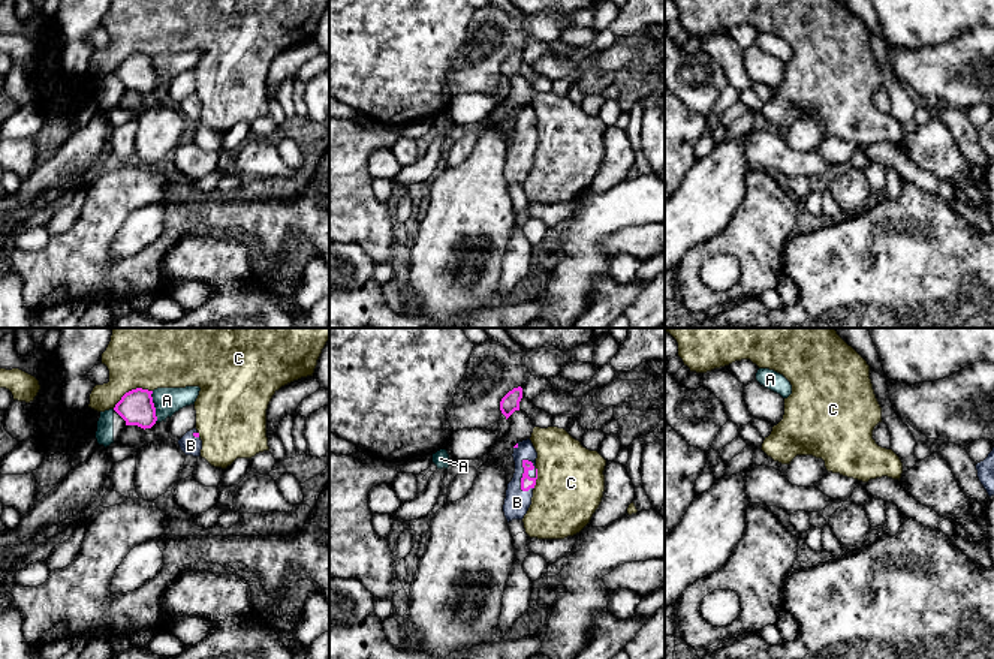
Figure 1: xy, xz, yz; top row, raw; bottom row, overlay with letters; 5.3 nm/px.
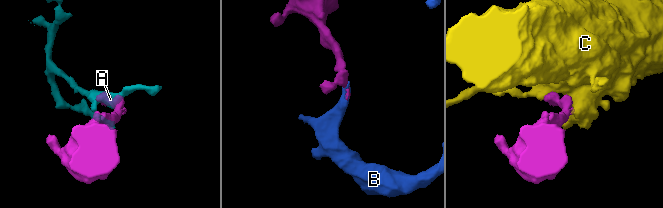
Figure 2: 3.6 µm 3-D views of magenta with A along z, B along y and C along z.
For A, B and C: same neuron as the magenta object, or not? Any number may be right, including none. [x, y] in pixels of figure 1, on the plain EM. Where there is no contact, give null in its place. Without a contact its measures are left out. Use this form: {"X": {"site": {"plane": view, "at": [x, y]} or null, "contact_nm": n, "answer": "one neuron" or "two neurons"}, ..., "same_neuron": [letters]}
{"A": {"site": {"plane": "xy", "at": [153, 71]}, "contact_nm": 170, "answer": "two neurons"}, "B": {"site": {"plane": "xz", "at": [523, 140]}, "contact_nm": 190, "answer": "one neuron"}, "C": {"site": {"plane": "xy", "at": [132, 54]}, "contact_nm": 240, "answer": "two neurons"}, "same_neuron": ["B"]}

